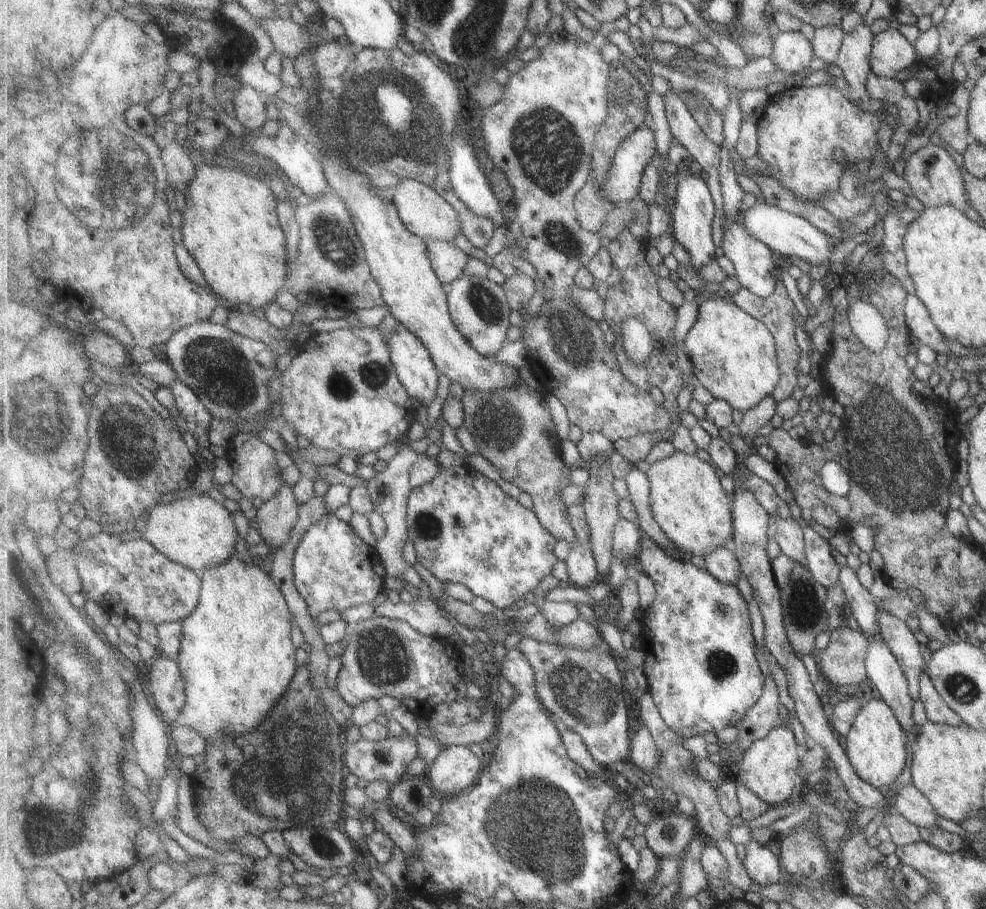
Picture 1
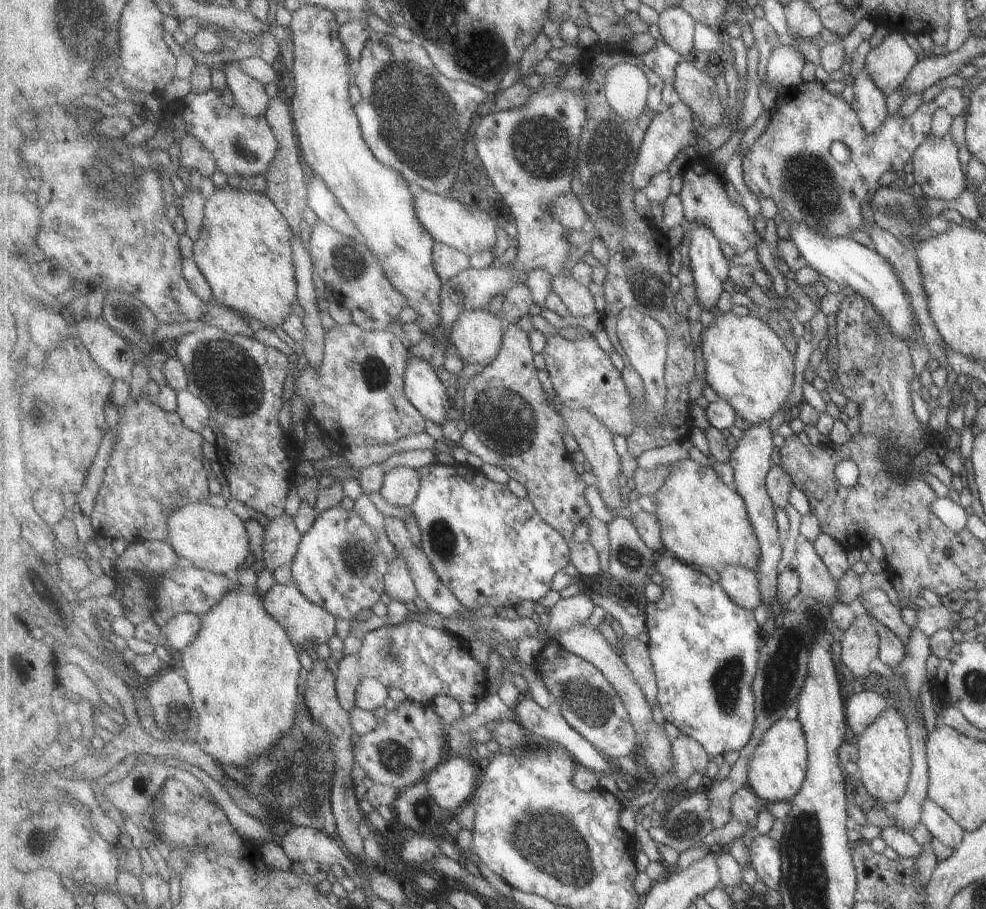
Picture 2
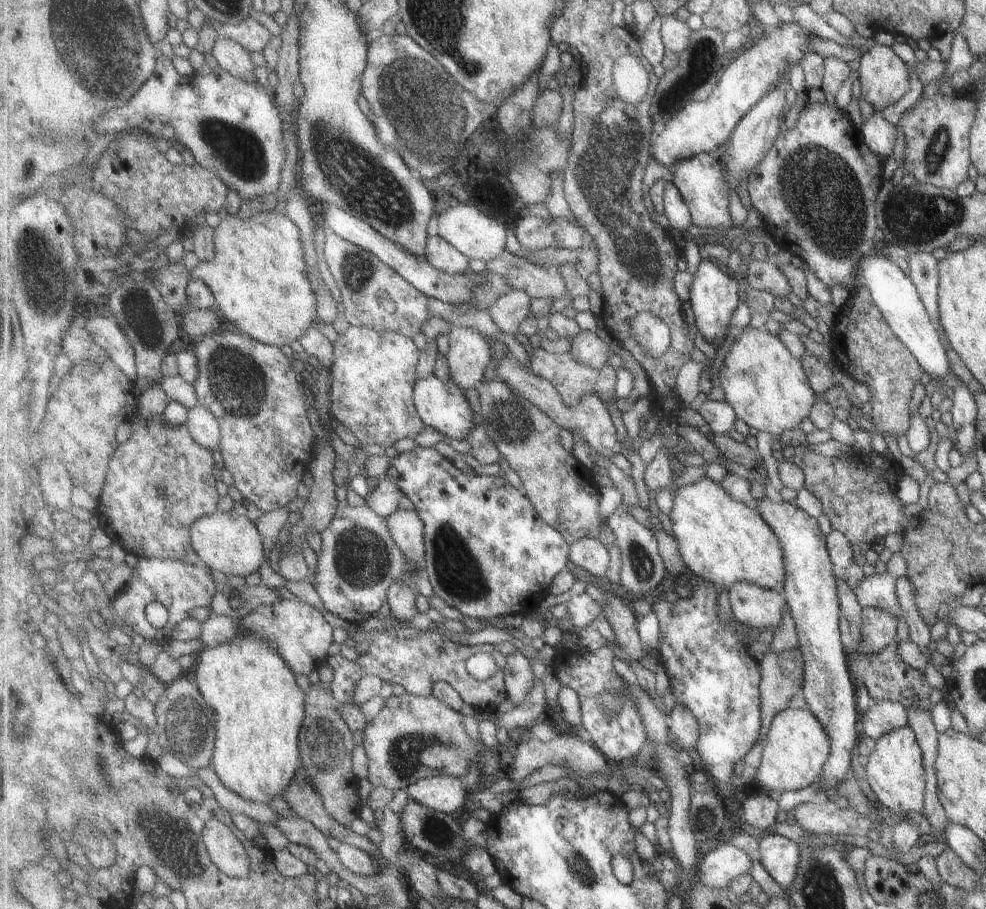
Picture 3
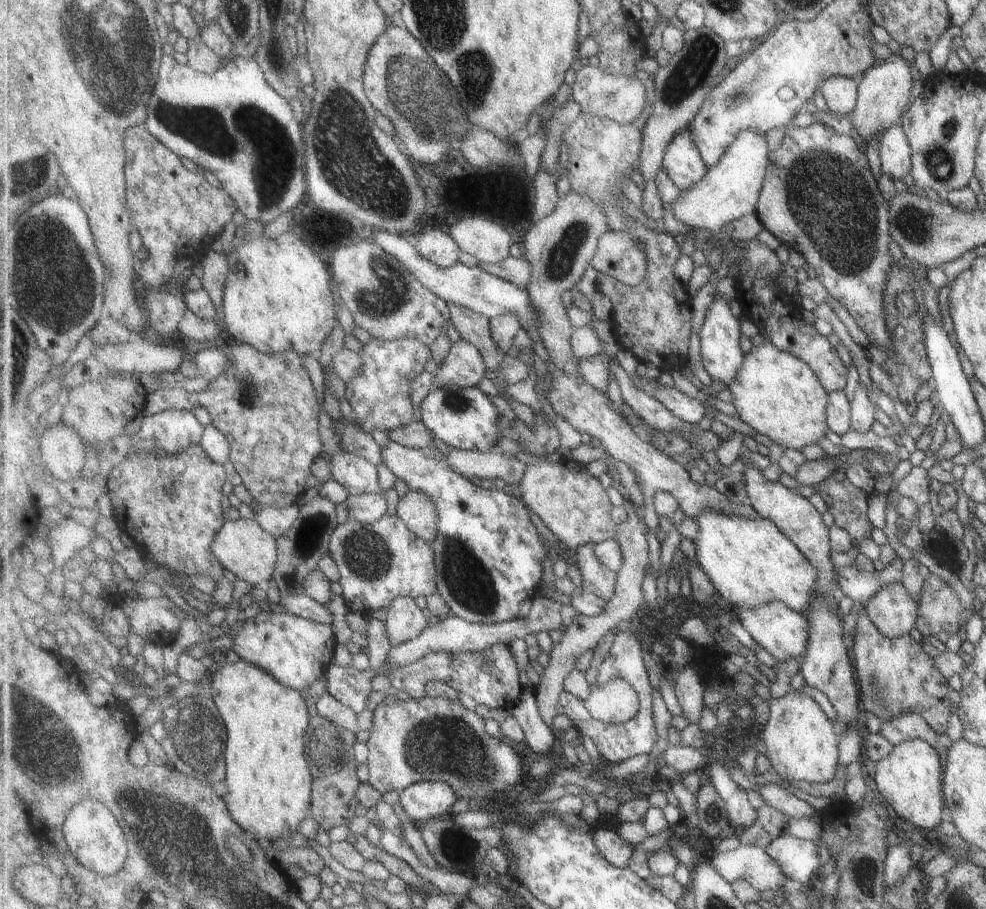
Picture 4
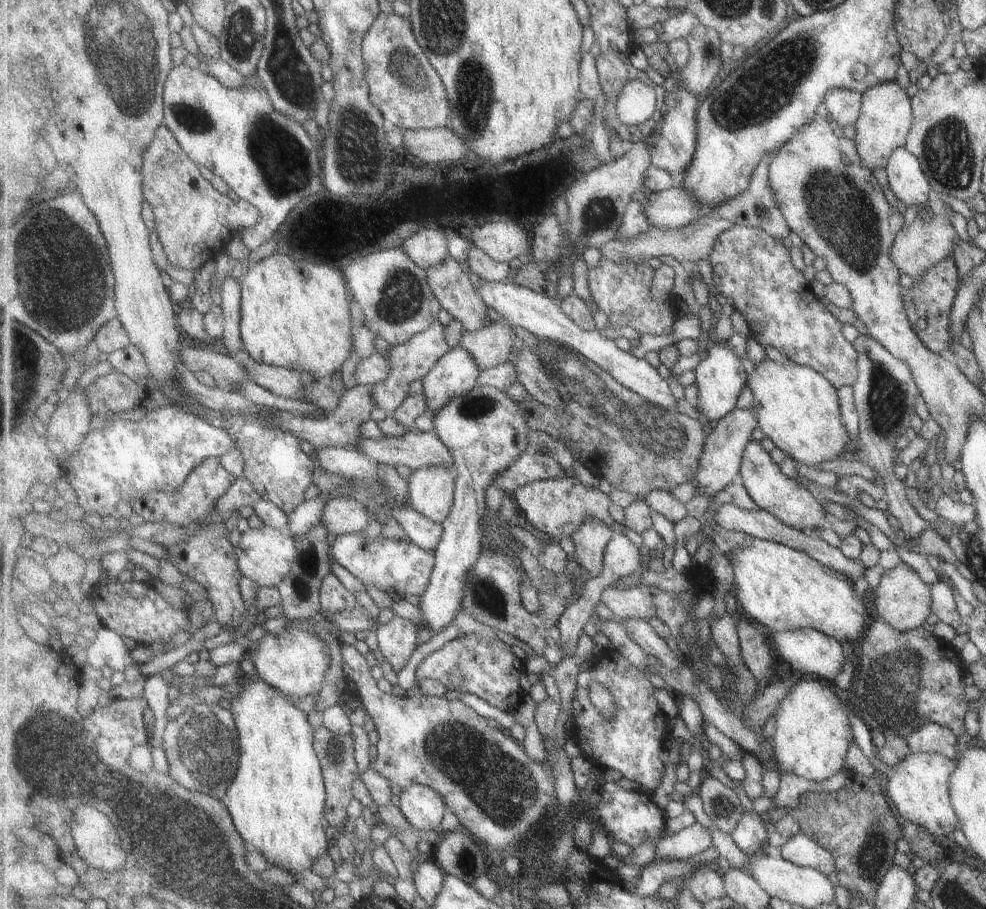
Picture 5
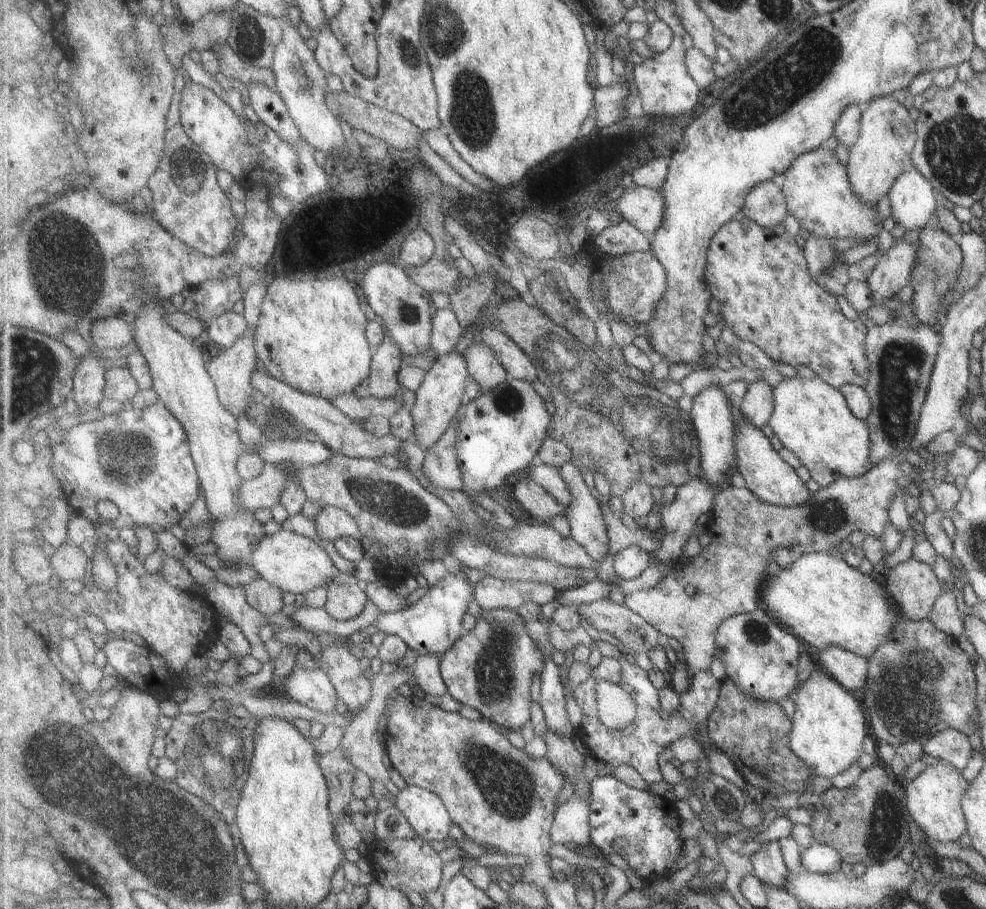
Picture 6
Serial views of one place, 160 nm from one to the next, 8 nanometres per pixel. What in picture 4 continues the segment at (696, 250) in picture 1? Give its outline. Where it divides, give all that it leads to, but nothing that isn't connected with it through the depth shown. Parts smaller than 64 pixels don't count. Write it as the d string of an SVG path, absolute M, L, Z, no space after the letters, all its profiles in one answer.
M718 298L708 306L705 320L699 333L702 364L711 380L719 380L727 388L738 378L739 371L746 361L746 353L741 349L741 324L733 316L729 301Z

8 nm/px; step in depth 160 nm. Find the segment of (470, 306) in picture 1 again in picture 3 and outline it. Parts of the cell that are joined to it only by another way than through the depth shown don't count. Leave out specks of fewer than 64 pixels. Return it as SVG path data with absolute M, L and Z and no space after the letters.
M454 326L450 330L450 349L447 354L452 380L461 388L479 385L491 362L491 344L475 328Z

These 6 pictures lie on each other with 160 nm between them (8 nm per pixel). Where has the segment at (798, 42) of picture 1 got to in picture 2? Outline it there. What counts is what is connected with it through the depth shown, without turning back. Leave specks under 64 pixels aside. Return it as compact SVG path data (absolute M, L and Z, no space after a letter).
M795 44L773 47L764 84L767 89L779 91L782 88L797 86L802 81L801 72L805 68L806 60L803 60L798 48L795 50L796 47Z

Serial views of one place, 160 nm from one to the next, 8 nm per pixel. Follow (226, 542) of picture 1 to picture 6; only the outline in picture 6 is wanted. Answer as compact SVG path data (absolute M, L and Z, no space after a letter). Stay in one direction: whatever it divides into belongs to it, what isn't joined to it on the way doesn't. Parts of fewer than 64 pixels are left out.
M284 528L275 534L266 535L261 542L257 542L251 556L245 556L241 562L252 567L259 579L267 580L279 590L295 595L307 594L319 586L327 587L329 582L341 573L341 570L335 566L333 558L317 542Z

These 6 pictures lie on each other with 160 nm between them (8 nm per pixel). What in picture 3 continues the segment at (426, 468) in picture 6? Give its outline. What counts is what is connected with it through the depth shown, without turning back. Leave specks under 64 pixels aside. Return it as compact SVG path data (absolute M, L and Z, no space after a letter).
M399 509L386 518L390 533L399 548L411 563L416 564L417 572L425 572L426 564L426 524L419 511Z

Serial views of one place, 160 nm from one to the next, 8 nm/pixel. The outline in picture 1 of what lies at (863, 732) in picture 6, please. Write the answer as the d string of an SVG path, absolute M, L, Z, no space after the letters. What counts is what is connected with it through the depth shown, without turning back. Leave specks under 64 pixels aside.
M791 726L773 727L765 737L754 741L738 759L738 779L743 781L751 792L773 807L784 802L793 802L801 784L803 784L799 780L801 755L802 751L797 745Z

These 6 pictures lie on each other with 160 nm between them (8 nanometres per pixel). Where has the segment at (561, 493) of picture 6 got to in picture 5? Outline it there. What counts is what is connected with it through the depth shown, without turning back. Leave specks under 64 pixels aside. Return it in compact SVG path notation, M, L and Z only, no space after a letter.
M535 449L523 453L493 484L505 492L515 492L520 486L535 481L565 478L565 469L556 458Z

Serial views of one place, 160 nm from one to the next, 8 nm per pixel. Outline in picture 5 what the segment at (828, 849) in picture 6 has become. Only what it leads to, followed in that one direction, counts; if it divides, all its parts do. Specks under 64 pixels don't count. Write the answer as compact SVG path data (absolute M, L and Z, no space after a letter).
M803 832L788 839L777 854L796 865L815 869L826 875L831 872L835 872L836 876L838 874L833 854Z

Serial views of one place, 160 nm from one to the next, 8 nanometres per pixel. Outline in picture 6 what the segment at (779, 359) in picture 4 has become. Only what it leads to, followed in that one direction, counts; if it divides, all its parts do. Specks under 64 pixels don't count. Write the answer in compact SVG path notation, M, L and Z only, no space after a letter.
M818 375L811 379L785 376L785 380L770 389L774 410L767 424L782 446L801 460L820 488L827 488L843 477L863 476L873 469L867 421L854 416L841 390L830 386Z

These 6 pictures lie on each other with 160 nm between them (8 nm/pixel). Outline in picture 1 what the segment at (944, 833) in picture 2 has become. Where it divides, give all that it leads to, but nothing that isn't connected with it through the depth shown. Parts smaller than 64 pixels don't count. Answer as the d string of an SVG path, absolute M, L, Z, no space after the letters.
M911 783L903 786L890 812L900 812L903 818L918 828L937 828L938 814L929 801Z

